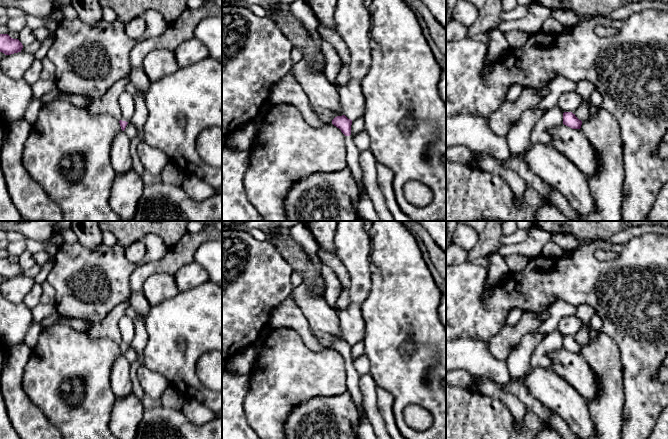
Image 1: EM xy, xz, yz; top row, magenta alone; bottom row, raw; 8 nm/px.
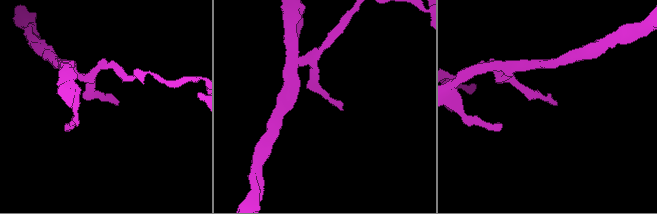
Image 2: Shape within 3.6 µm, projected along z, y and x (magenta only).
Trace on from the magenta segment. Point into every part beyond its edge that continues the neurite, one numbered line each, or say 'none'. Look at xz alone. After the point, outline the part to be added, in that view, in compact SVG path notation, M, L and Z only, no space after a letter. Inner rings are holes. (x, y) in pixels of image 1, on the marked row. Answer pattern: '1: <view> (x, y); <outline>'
1: xz (365, 207); M352 135L345 136L345 143L346 162L360 189L360 197L357 204L358 215L365 221L381 221L364 186L362 170L358 161L360 151L355 146Z

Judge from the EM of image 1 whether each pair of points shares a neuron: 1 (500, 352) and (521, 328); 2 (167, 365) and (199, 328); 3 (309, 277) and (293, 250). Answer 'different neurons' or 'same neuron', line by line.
1: same neuron
2: same neuron
3: same neuron

